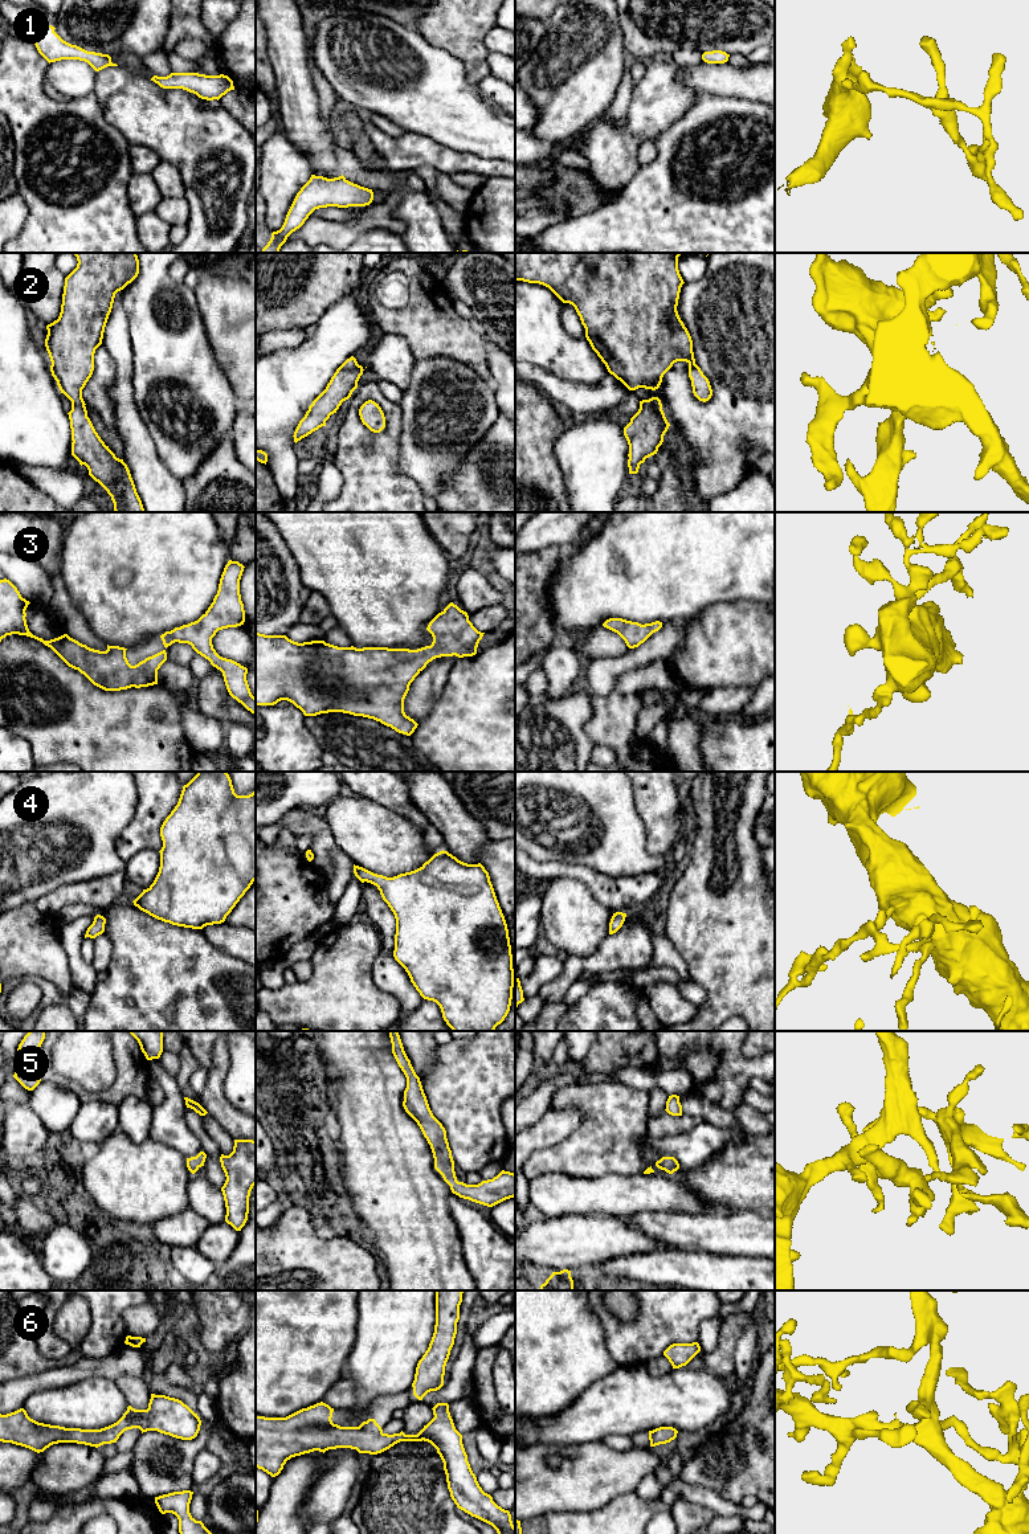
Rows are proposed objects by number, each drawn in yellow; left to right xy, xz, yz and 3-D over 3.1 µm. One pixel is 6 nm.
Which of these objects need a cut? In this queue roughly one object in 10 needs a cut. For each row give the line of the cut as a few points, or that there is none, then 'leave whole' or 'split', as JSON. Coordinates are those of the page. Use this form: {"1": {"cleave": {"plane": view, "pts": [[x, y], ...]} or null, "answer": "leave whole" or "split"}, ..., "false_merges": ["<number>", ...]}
{"1": {"cleave": null, "answer": "leave whole"}, "2": {"cleave": null, "answer": "leave whole"}, "3": {"cleave": null, "answer": "leave whole"}, "4": {"cleave": null, "answer": "leave whole"}, "5": {"cleave": null, "answer": "leave whole"}, "6": {"cleave": null, "answer": "leave whole"}, "false_merges": []}

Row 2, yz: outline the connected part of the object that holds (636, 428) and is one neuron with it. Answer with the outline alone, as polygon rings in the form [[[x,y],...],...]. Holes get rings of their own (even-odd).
[[[658,397],[640,401],[638,412],[624,428],[624,435],[629,445],[629,474],[637,474],[640,465],[644,463],[646,458],[657,454],[669,426],[670,424],[665,417]]]

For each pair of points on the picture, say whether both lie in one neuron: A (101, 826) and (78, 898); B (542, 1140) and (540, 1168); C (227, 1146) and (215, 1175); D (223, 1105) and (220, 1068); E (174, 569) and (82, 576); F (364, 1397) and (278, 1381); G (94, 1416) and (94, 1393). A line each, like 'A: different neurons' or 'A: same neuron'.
A: different neurons
B: different neurons
C: different neurons
D: same neuron
E: same neuron
F: different neurons
G: same neuron

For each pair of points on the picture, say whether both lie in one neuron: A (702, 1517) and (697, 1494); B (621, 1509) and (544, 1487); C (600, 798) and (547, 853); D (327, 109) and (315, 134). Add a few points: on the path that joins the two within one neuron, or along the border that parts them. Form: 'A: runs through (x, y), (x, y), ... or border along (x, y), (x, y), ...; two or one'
A: border along (677, 1497), (701, 1504), (715, 1514); two
B: border along (635, 1492), (623, 1492), (599, 1508), (575, 1512); two
C: runs through (608, 823), (608, 839), (592, 855), (572, 855); one
D: border along (314, 88), (318, 95), (319, 115), (330, 127); two

